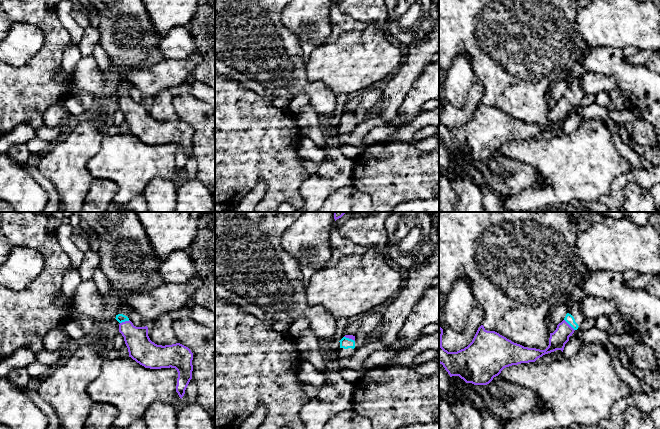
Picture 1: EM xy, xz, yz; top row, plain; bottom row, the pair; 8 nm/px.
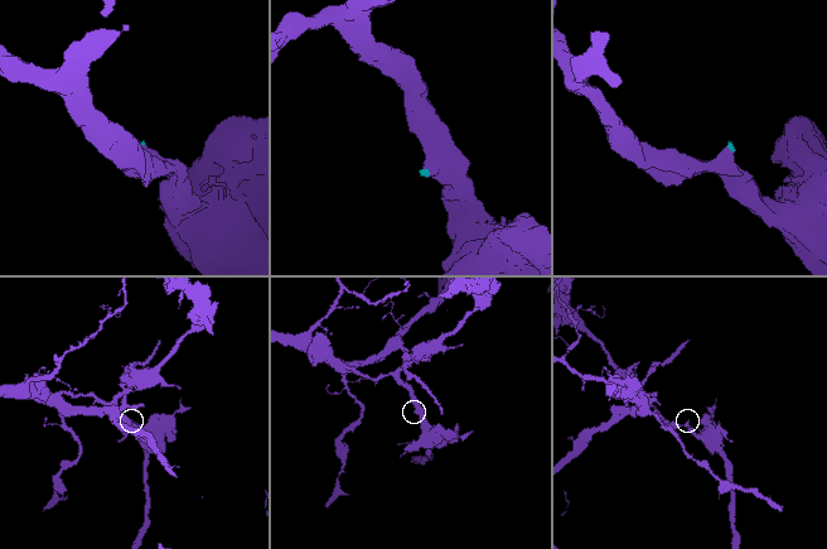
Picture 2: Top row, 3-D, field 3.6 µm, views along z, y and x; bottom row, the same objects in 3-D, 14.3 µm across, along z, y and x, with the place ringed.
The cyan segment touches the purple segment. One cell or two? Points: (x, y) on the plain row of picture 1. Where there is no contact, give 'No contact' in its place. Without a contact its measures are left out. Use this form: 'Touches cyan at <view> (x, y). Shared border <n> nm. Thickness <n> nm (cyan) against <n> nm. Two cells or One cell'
Touches cyan at yz (569, 100). Shared border 130 nm. Thickness 70 nm (cyan) against 140 nm. One cell

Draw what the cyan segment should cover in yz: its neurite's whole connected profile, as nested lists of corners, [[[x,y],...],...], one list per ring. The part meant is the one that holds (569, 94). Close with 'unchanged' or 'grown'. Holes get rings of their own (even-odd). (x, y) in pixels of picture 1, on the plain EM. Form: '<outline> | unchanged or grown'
[[[578,58],[570,70],[568,89],[556,106],[550,109],[549,121],[545,126],[524,123],[495,107],[487,107],[481,101],[467,123],[448,128],[442,123],[443,105],[439,103],[439,139],[450,153],[459,152],[466,159],[487,161],[506,143],[535,138],[556,126],[563,128],[569,113],[586,94],[582,88],[582,78],[586,72]]] | grown

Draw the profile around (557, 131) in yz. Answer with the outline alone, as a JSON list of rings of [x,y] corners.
[[[556,126],[554,128],[543,131],[542,133],[538,134],[534,139],[550,140],[554,137],[562,136],[563,134],[563,128],[561,126]]]

